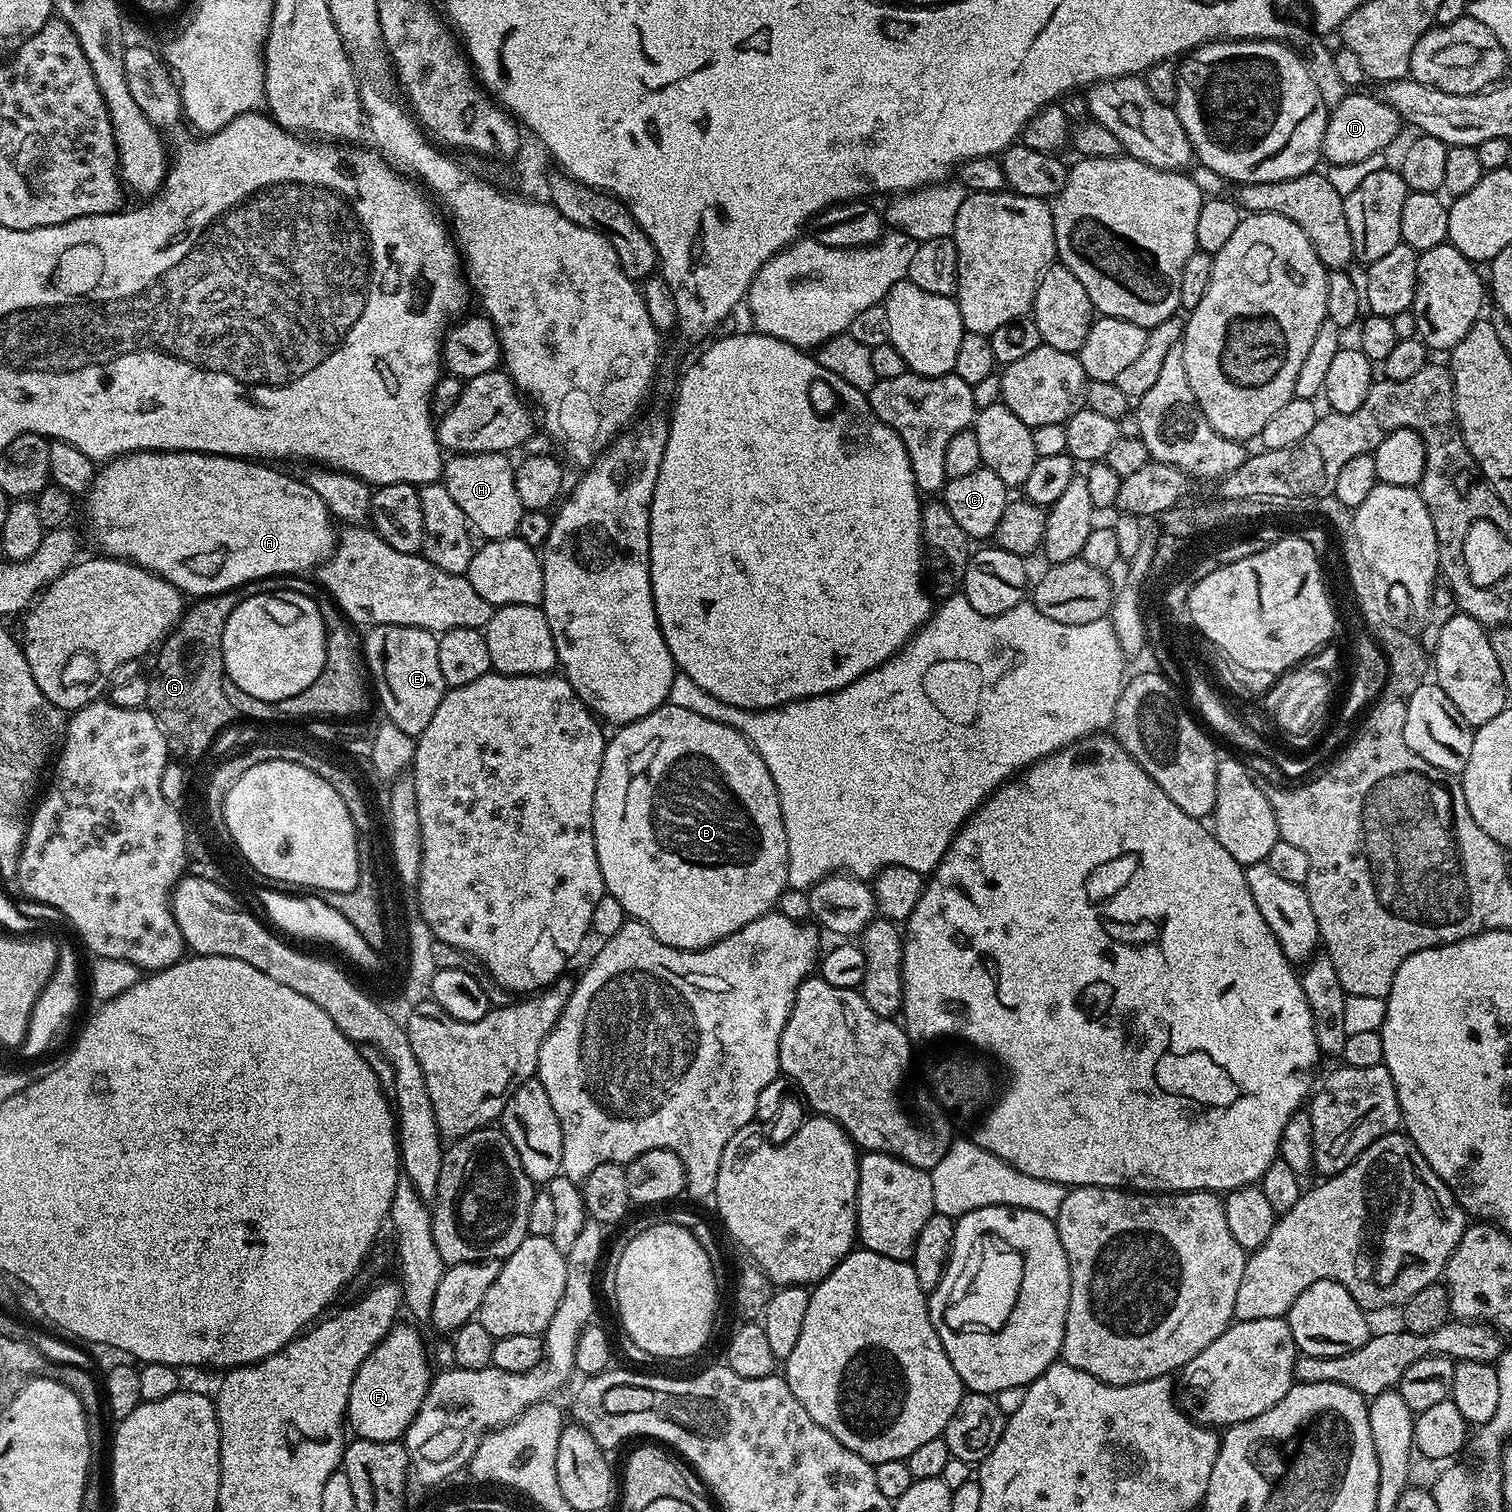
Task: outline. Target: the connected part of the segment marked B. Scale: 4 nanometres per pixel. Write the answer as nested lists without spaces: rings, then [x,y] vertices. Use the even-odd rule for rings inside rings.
[[[667,702],[658,710],[646,714],[640,720],[635,720],[629,724],[617,727],[613,732],[616,733],[614,733],[613,736],[611,733],[610,739],[604,745],[602,770],[598,774],[598,786],[594,790],[592,829],[594,830],[594,846],[598,854],[598,866],[602,870],[602,878],[604,879],[604,891],[607,895],[618,898],[625,917],[645,924],[649,930],[656,935],[658,942],[662,942],[666,946],[674,946],[678,950],[686,950],[687,952],[697,952],[703,948],[709,948],[714,942],[718,942],[738,930],[742,930],[742,926],[754,922],[754,918],[762,918],[767,912],[773,911],[773,909],[779,905],[776,903],[779,902],[780,895],[786,892],[788,888],[788,843],[786,842],[786,826],[782,822],[782,806],[778,802],[778,790],[774,786],[774,778],[770,778],[770,770],[766,770],[766,762],[762,762],[762,758],[754,750],[752,743],[749,742],[738,729],[732,727],[730,724],[723,724],[722,722],[711,720],[710,718],[702,718],[702,714],[694,714],[694,710],[682,710],[679,706],[674,706]]]

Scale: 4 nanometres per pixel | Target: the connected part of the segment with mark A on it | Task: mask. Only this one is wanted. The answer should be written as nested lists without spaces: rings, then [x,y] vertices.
[[[126,452],[123,456],[116,457],[115,460],[107,461],[97,471],[96,476],[92,479],[92,487],[88,489],[86,493],[86,499],[88,499],[88,524],[92,527],[92,536],[101,544],[103,555],[110,556],[118,560],[131,560],[133,564],[142,566],[146,570],[150,570],[155,576],[161,576],[163,580],[168,580],[175,588],[183,592],[185,597],[188,598],[201,598],[218,595],[220,593],[229,592],[234,588],[242,586],[244,583],[254,582],[256,579],[265,579],[268,576],[287,576],[289,574],[304,574],[309,570],[315,569],[317,566],[325,563],[332,555],[332,549],[336,547],[338,543],[338,532],[337,529],[332,529],[334,524],[333,517],[330,515],[327,506],[324,504],[322,498],[318,496],[303,479],[295,480],[292,476],[287,476],[284,472],[279,472],[276,467],[269,466],[264,462],[257,462],[251,458],[241,458],[239,456],[215,456],[209,452]]]

